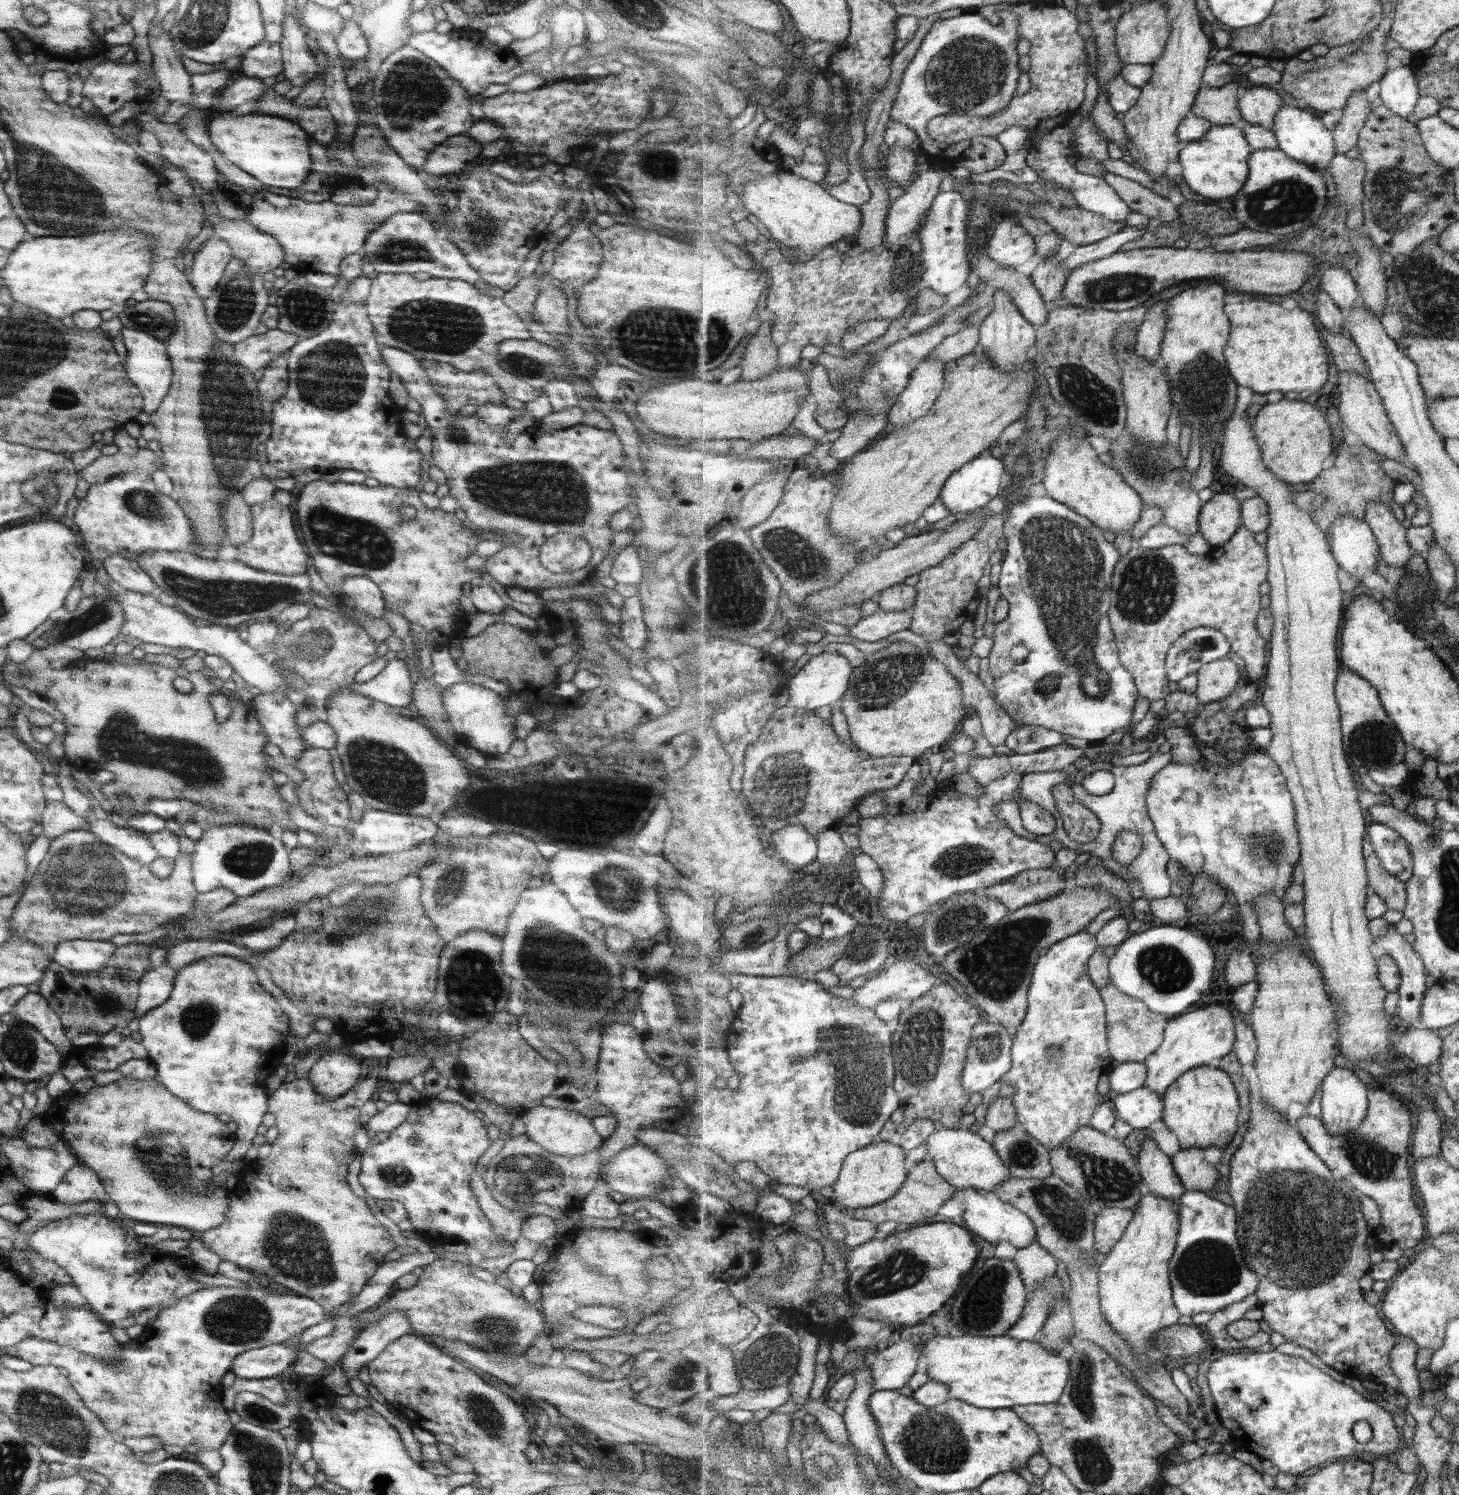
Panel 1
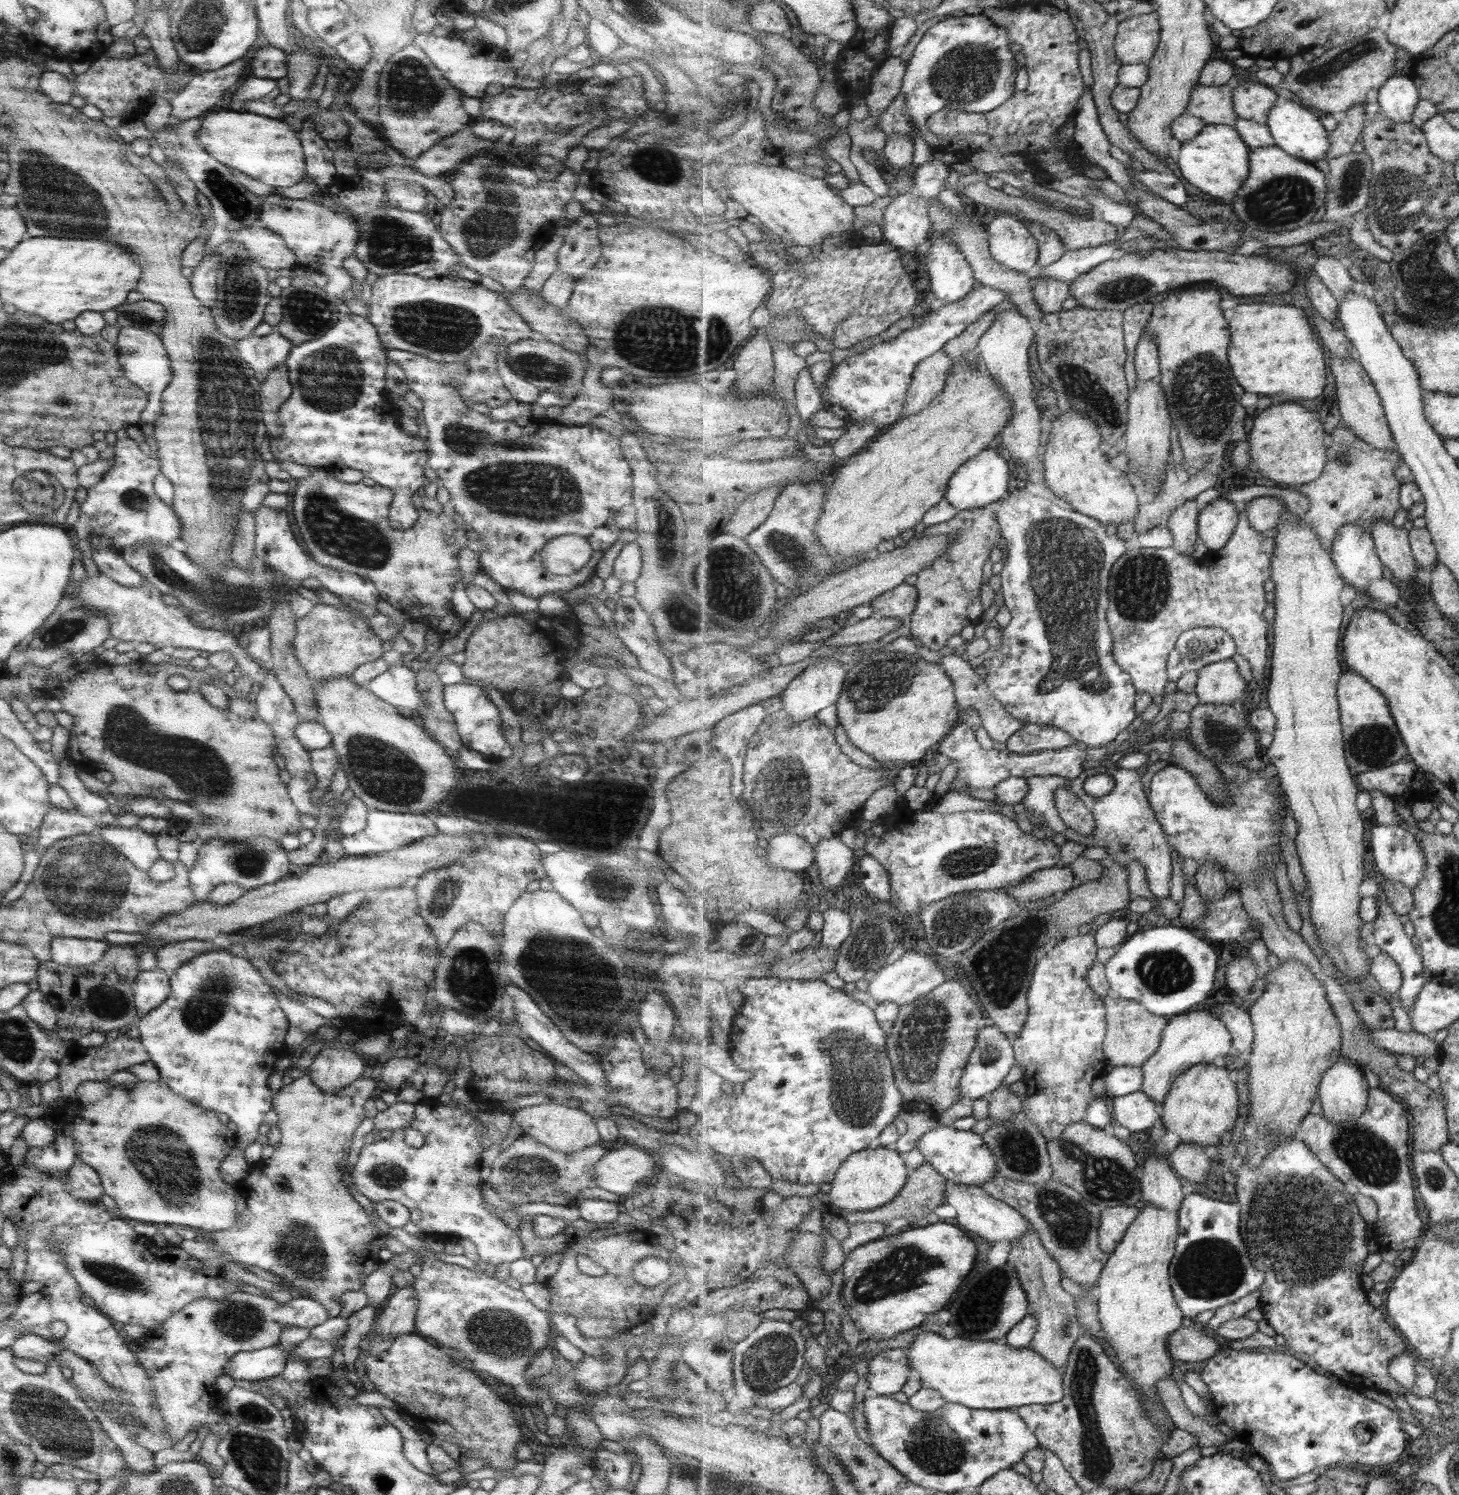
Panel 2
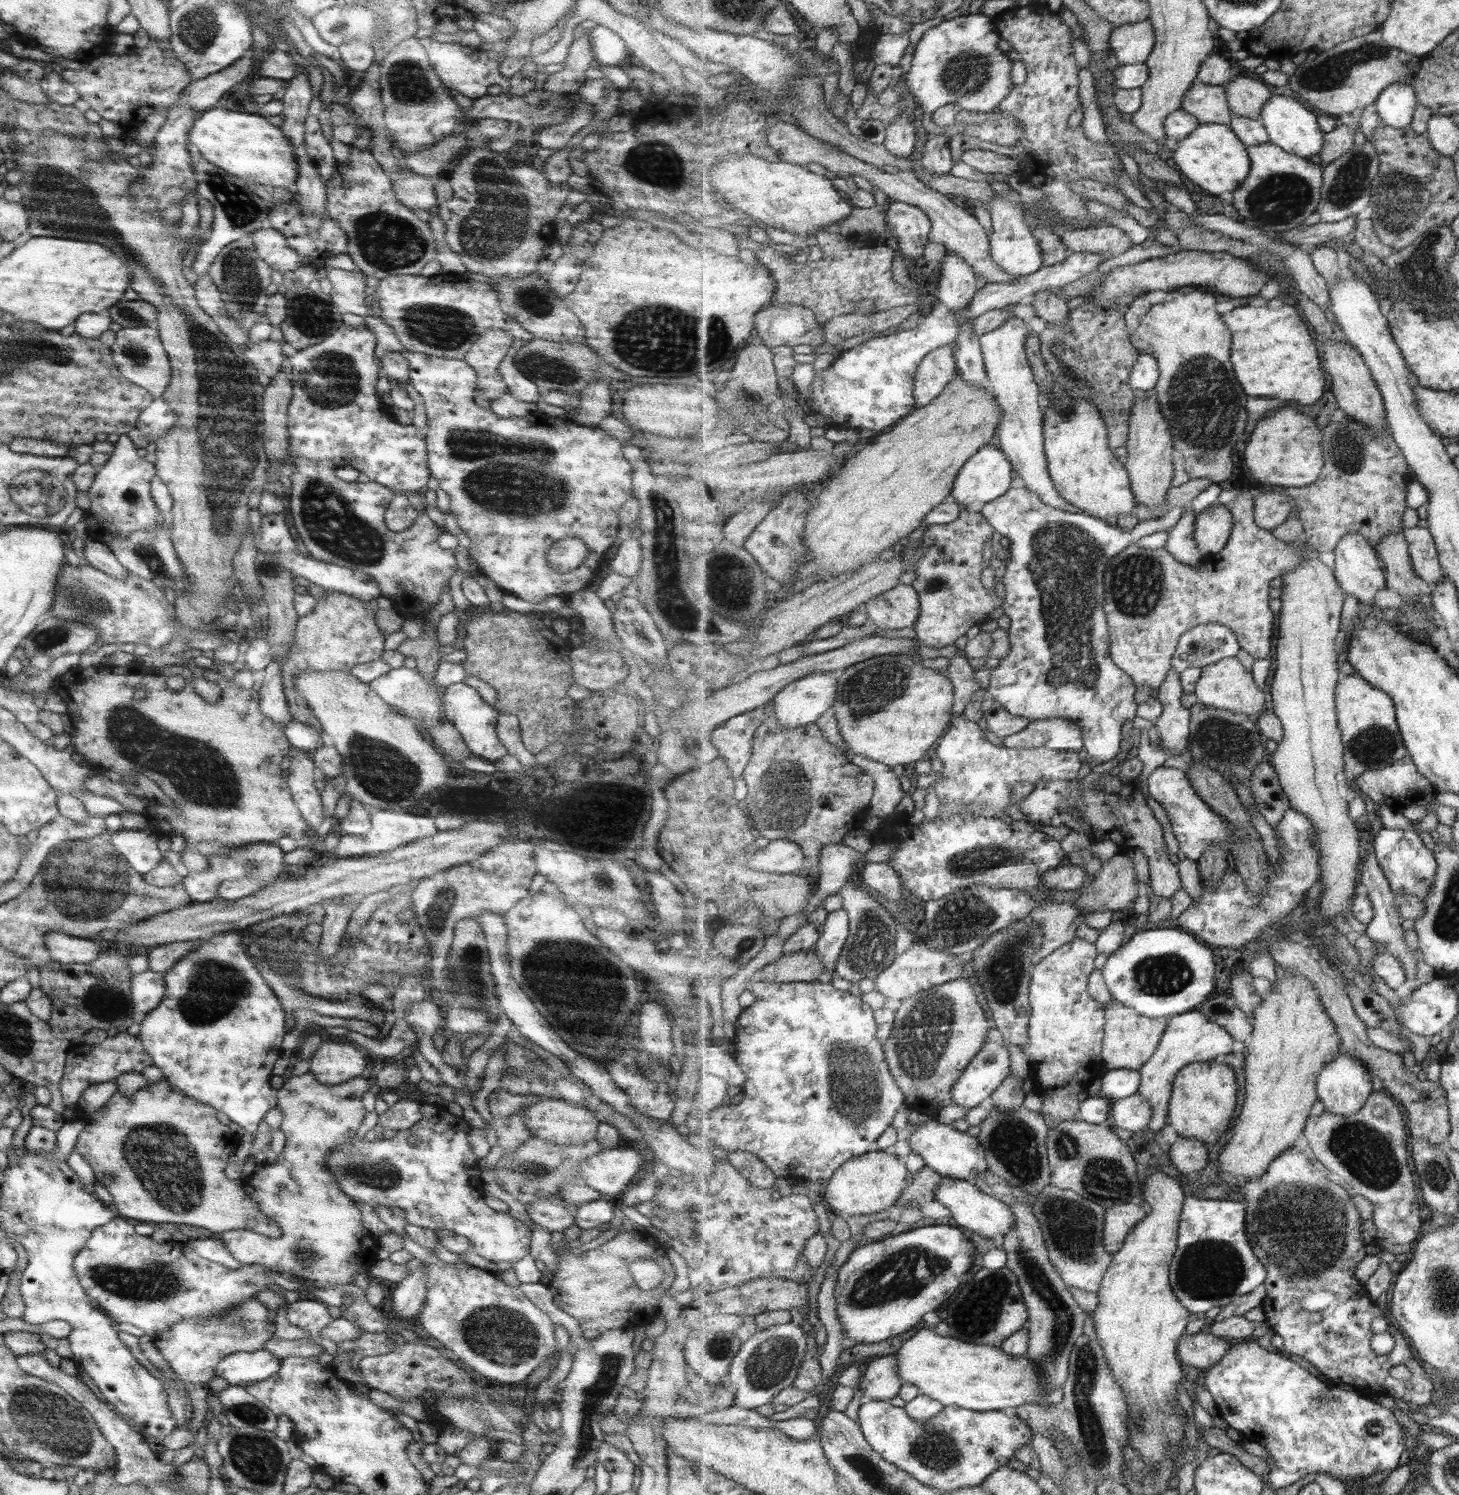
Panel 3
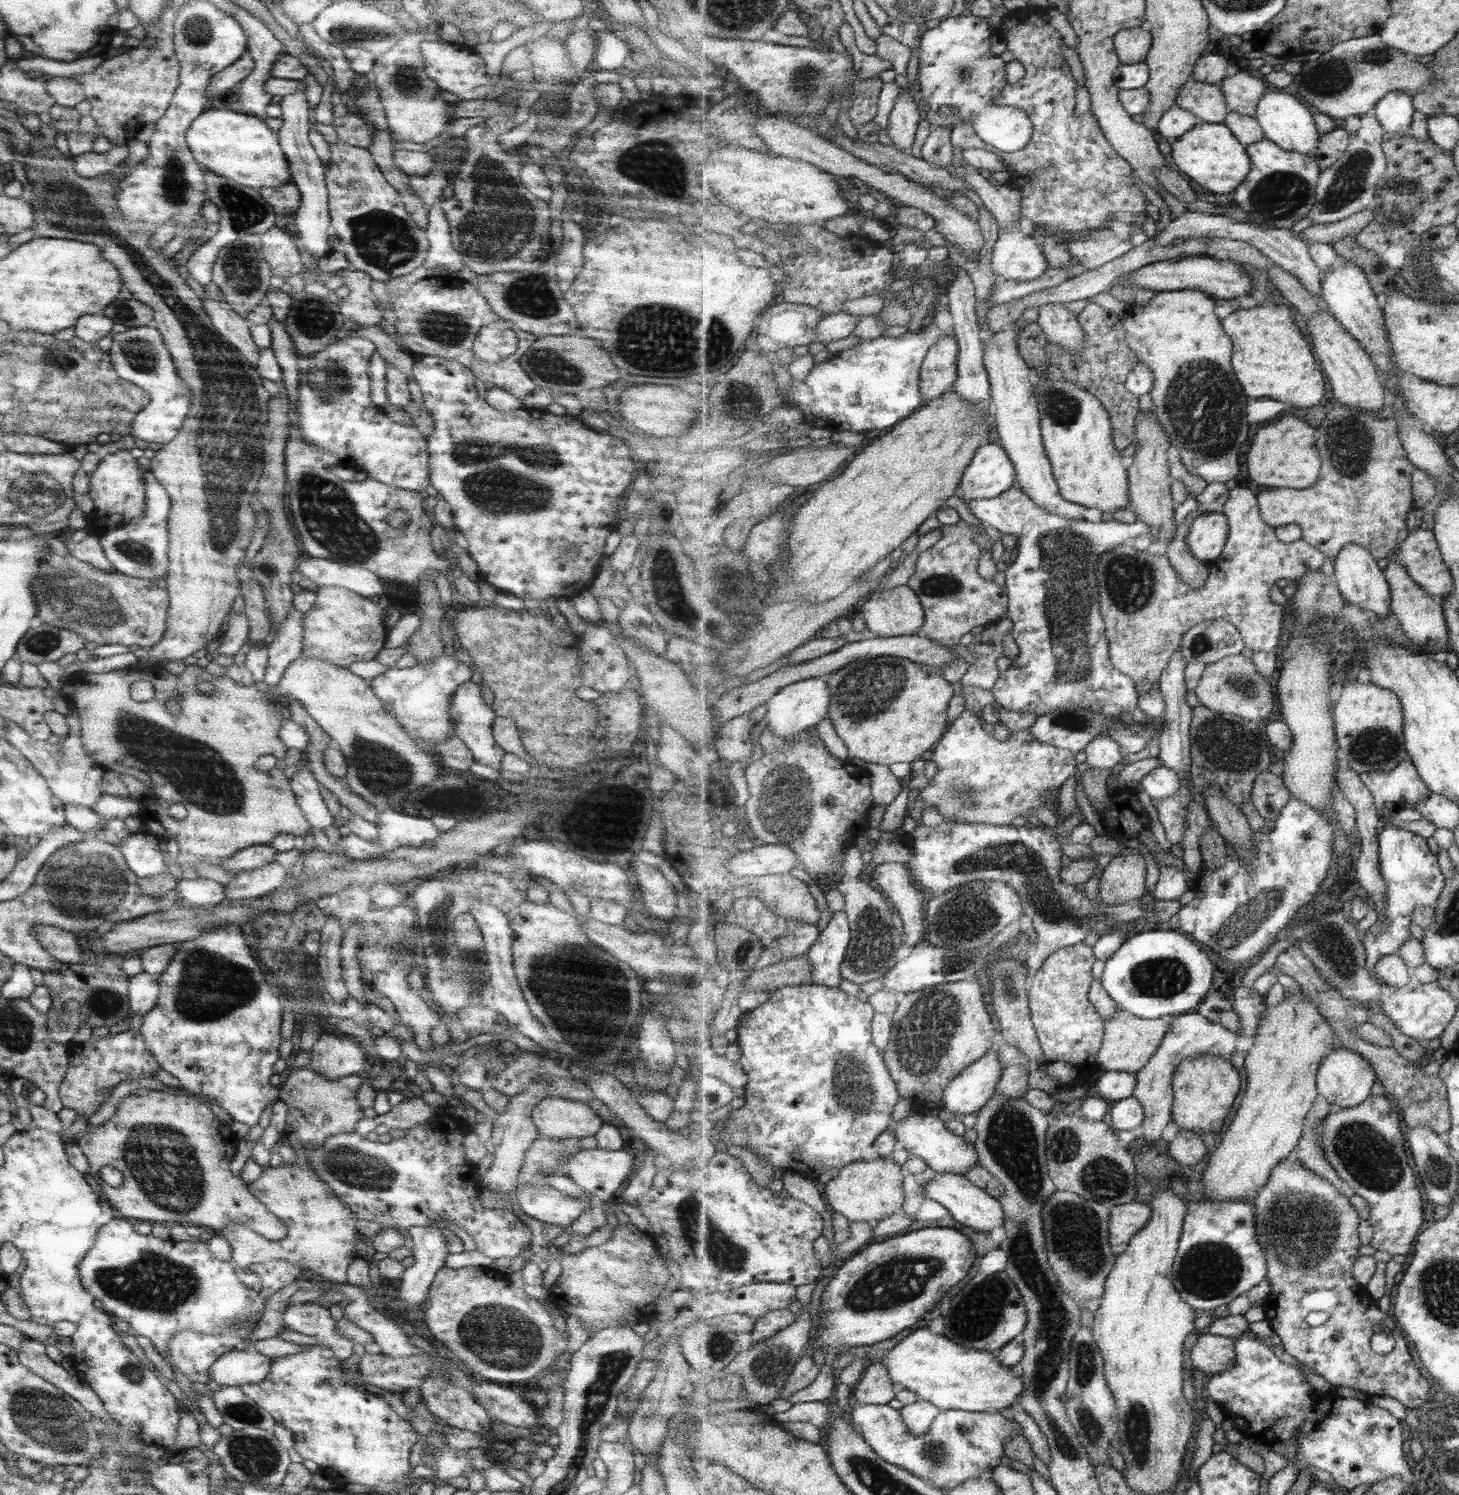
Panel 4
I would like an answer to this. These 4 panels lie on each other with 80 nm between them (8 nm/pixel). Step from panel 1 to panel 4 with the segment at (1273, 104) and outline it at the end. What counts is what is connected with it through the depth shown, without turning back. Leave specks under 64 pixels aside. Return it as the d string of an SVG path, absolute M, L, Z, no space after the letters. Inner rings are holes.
M1249 72L1230 74L1220 85L1230 110L1247 116L1256 116L1259 101L1268 93L1263 79Z

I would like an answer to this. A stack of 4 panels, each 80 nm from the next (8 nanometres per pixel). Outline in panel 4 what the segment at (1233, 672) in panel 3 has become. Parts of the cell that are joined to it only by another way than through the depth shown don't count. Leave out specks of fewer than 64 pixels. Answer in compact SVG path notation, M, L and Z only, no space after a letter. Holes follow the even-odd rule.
M1240 654L1226 656L1219 662L1207 665L1194 691L1207 708L1220 713L1236 714L1258 723L1267 721L1275 706L1279 705L1271 690L1269 677L1259 674L1253 660Z

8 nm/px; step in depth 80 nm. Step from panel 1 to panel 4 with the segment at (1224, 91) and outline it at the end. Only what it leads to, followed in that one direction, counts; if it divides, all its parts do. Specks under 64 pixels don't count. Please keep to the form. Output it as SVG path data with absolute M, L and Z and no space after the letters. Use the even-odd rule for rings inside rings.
M1193 78L1179 91L1176 104L1193 112L1202 121L1215 124L1223 124L1231 111L1221 85Z

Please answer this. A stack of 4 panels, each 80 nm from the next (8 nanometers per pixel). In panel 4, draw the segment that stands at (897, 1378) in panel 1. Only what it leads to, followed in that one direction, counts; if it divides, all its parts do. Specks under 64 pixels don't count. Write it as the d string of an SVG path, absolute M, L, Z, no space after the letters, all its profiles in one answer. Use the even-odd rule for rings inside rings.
M881 1362L866 1368L861 1381L854 1386L853 1401L856 1405L889 1404L896 1398L898 1388L891 1382L887 1366Z

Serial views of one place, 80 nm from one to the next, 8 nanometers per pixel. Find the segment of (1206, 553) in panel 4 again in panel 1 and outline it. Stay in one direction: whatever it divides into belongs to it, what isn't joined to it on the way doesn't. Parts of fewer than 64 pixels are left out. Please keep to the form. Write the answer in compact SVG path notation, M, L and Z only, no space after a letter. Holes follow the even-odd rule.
M1217 493L1202 506L1200 532L1211 549L1227 545L1242 525L1242 502L1235 493Z

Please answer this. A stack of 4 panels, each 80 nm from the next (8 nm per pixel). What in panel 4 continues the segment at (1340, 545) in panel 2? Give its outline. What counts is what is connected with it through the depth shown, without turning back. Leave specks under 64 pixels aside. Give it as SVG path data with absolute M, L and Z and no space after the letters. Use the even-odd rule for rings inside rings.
M1359 544L1345 546L1342 553L1339 553L1334 559L1333 568L1332 578L1346 598L1347 604L1355 604L1365 614L1372 615L1379 622L1382 622L1384 618L1387 618L1387 614L1392 612L1391 585L1384 569L1379 566L1378 558L1375 558L1365 546L1359 546Z

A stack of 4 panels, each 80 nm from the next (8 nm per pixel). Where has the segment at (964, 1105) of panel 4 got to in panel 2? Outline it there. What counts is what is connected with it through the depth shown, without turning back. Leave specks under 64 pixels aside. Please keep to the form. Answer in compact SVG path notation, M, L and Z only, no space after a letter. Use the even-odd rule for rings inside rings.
M987 1026L982 1028L978 1034L978 1045L971 1053L969 1064L963 1070L960 1082L960 1093L962 1098L967 1101L974 1102L978 1098L991 1095L1001 1087L1001 1082L1009 1076L1009 1072L1013 1070L1016 1064L1016 1052L1014 1049L1012 1038L999 1027Z

